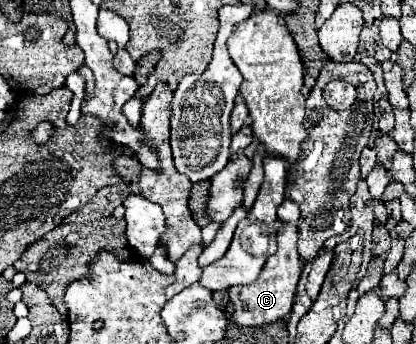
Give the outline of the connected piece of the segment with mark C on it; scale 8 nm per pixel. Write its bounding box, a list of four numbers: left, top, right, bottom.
[230,223,304,327]

